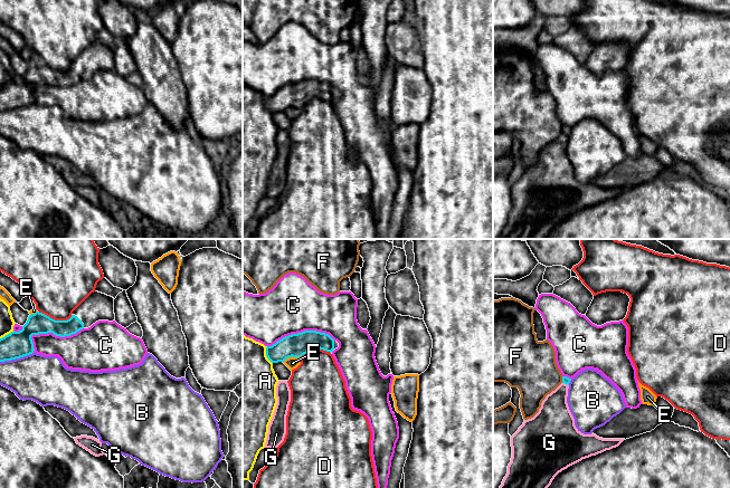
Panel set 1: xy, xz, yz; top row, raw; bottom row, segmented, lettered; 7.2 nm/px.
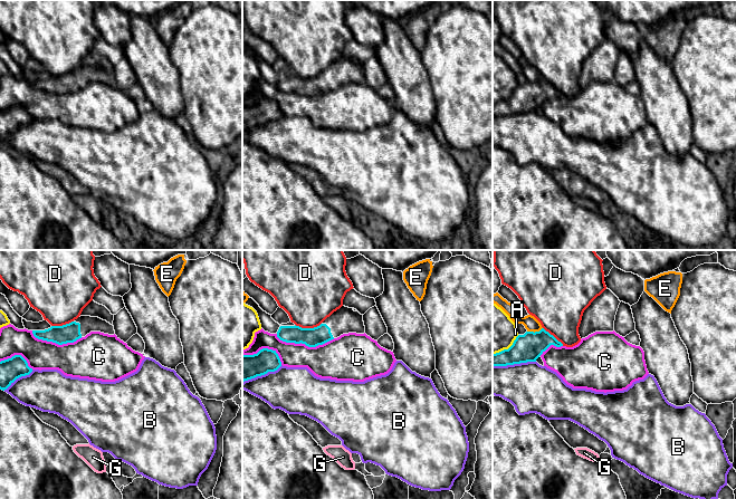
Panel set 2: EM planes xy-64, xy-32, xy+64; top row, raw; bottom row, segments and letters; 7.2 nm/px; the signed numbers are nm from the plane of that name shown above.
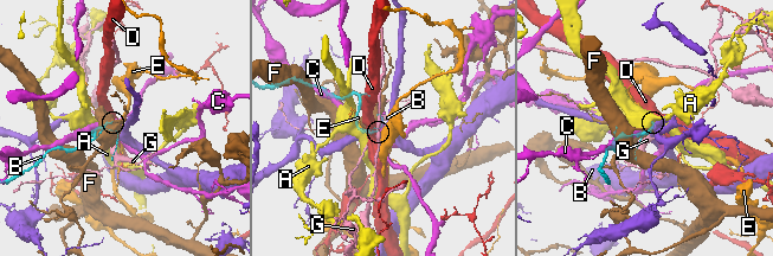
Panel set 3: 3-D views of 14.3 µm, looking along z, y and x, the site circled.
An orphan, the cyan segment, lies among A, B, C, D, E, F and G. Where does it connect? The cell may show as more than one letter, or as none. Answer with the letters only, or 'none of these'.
none of these

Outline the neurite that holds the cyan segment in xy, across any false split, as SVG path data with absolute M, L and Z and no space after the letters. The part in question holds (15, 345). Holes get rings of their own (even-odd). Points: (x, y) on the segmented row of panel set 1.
M98 291L92 293L67 320L55 320L36 312L29 315L21 331L13 331L0 338L0 362L32 354L35 351L32 335L53 333L60 337L70 336L98 320L115 320L114 298Z

